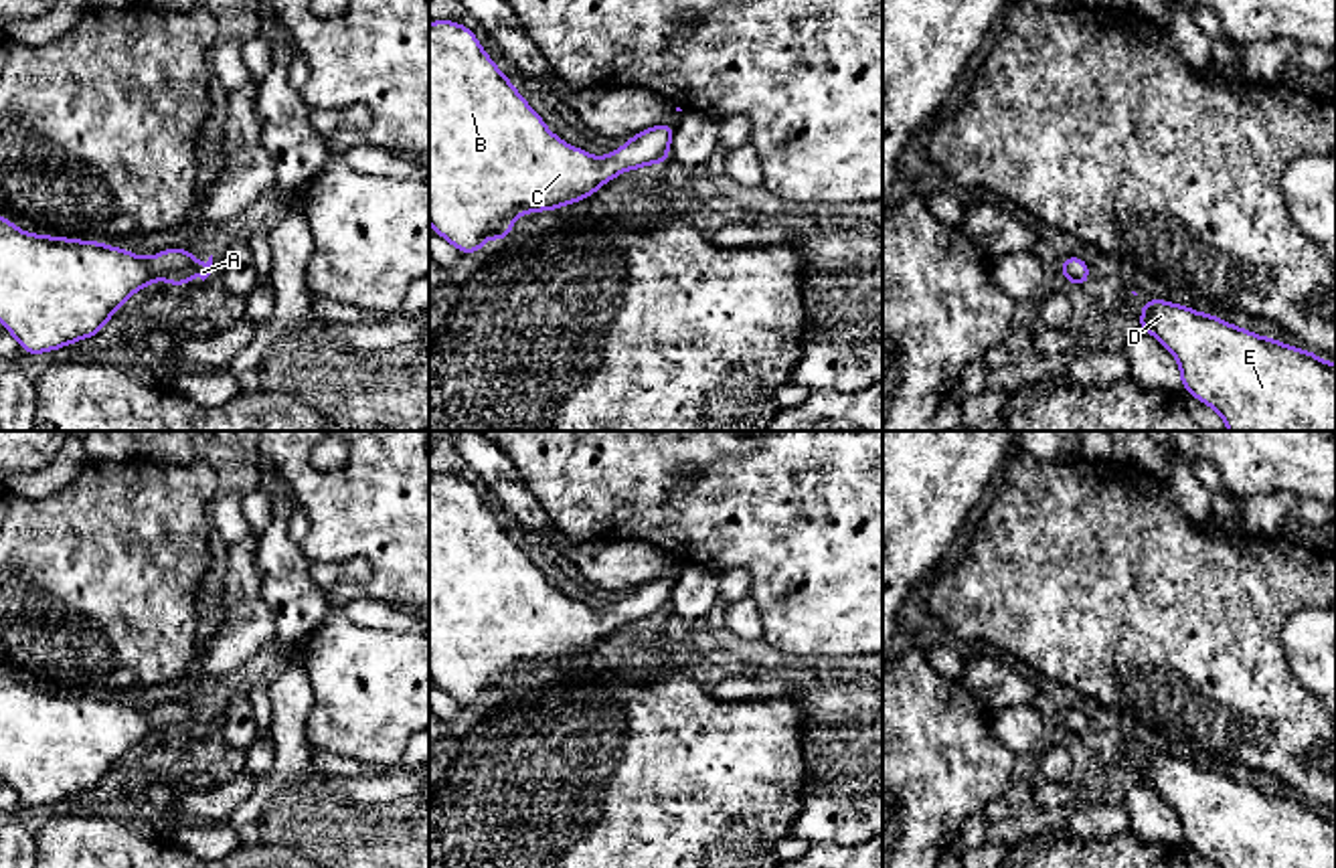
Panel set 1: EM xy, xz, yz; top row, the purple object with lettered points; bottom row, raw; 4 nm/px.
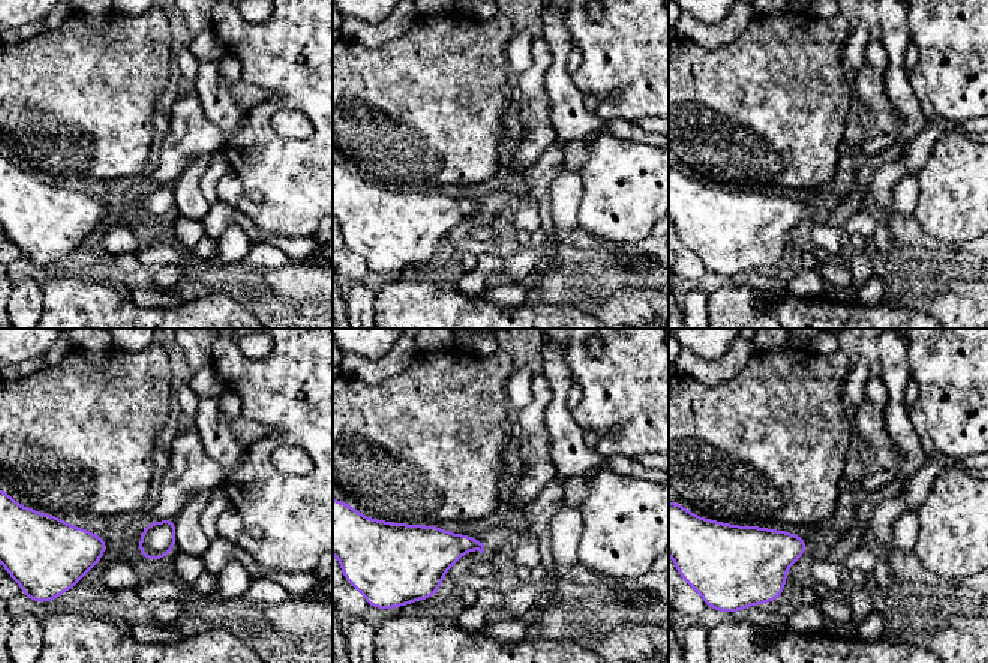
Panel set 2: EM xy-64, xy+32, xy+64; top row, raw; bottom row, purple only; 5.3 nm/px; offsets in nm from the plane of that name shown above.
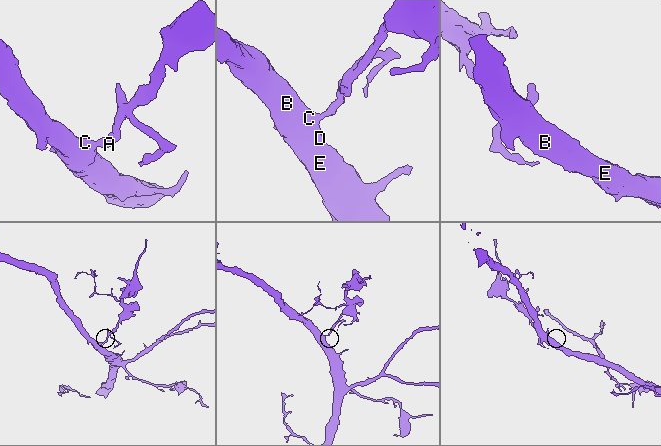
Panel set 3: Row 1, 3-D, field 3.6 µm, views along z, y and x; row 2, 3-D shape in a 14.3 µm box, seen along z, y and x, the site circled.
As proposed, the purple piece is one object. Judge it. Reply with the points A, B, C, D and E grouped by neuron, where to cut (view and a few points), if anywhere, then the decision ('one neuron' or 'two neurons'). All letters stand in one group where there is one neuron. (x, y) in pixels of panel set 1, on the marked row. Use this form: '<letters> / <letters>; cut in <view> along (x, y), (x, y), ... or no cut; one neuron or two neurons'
A B C D E; no cut; one neuron

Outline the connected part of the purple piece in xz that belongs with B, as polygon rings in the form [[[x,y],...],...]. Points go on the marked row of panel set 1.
[[[451,20],[429,24],[429,225],[460,253],[482,251],[490,235],[500,247],[524,212],[553,212],[589,198],[625,170],[666,166],[674,129],[672,123],[648,127],[623,148],[595,158],[549,132],[468,26]]]

